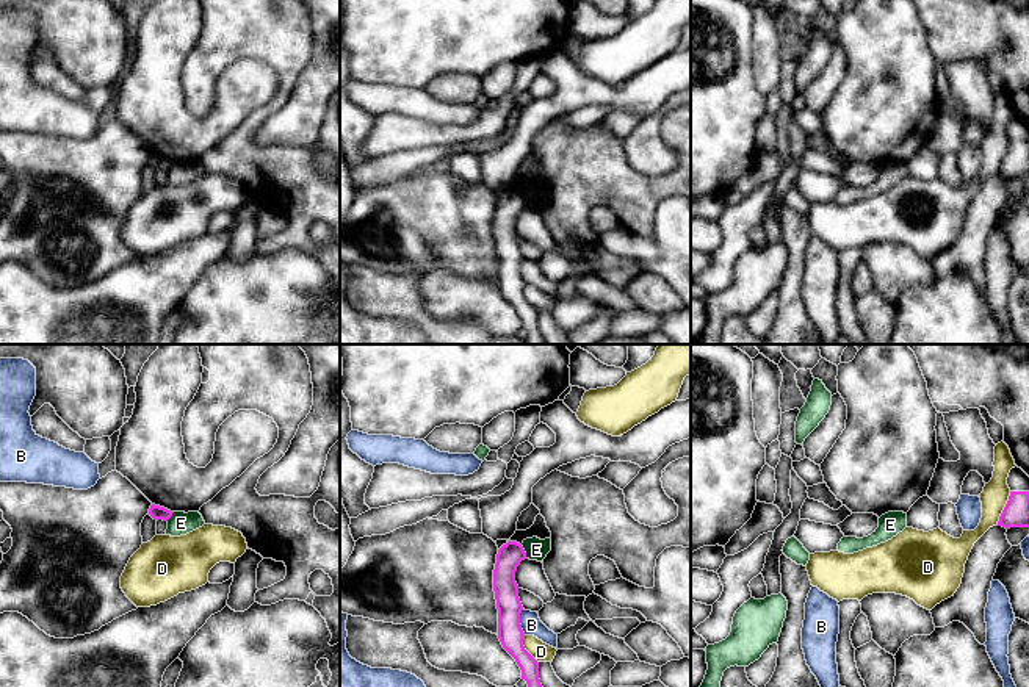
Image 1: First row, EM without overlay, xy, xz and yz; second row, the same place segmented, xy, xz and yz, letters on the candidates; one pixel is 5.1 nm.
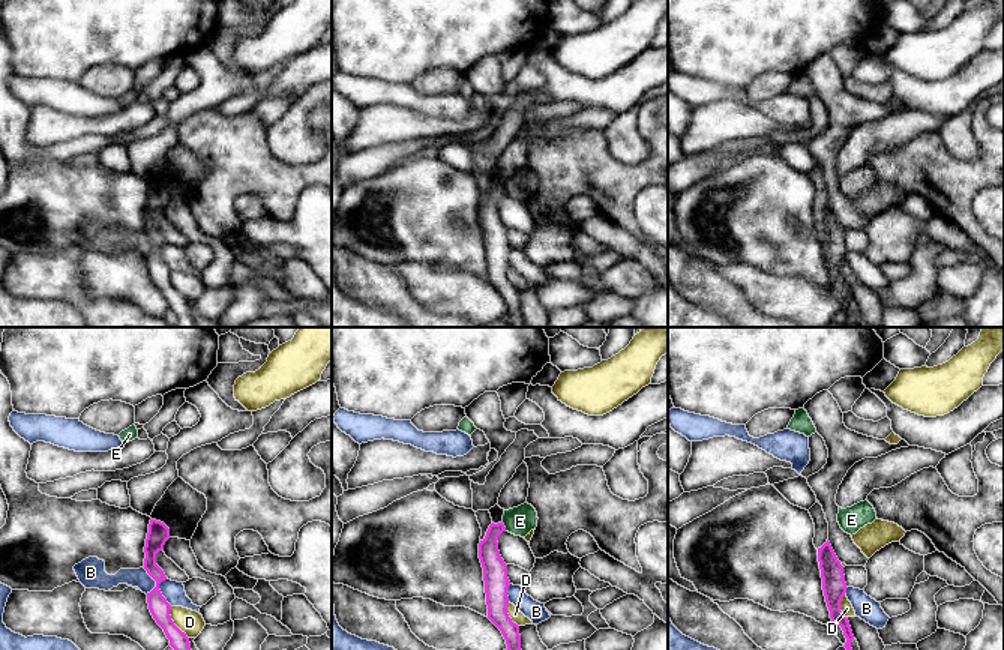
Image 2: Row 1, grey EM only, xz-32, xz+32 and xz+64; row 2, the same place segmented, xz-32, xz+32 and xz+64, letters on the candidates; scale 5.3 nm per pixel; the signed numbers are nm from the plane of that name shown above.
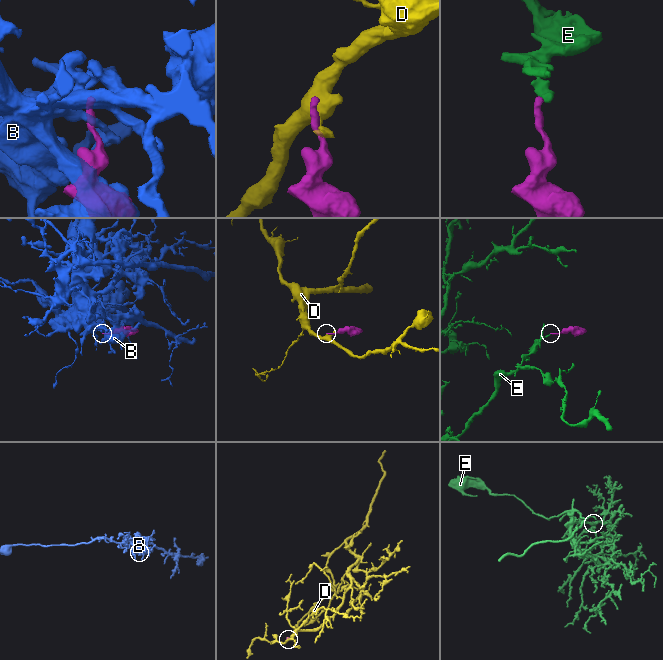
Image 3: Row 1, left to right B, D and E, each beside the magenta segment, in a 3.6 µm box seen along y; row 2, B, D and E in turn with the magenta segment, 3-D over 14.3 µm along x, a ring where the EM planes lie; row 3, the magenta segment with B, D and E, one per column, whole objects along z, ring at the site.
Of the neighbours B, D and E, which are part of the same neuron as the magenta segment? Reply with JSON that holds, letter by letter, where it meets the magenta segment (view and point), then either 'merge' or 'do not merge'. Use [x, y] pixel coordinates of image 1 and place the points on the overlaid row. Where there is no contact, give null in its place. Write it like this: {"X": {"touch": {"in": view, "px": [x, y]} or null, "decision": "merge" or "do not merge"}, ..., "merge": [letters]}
{"B": {"touch": {"in": "xz", "px": [519, 622]}, "decision": "do not merge"}, "D": {"touch": {"in": "yz", "px": [1004, 507]}, "decision": "do not merge"}, "E": {"touch": {"in": "xz", "px": [523, 551]}, "decision": "do not merge"}, "merge": []}

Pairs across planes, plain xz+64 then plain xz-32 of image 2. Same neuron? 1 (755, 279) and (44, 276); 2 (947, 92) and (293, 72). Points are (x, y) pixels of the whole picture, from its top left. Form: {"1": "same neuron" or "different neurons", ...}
{"1": "different neurons", "2": "same neuron"}

